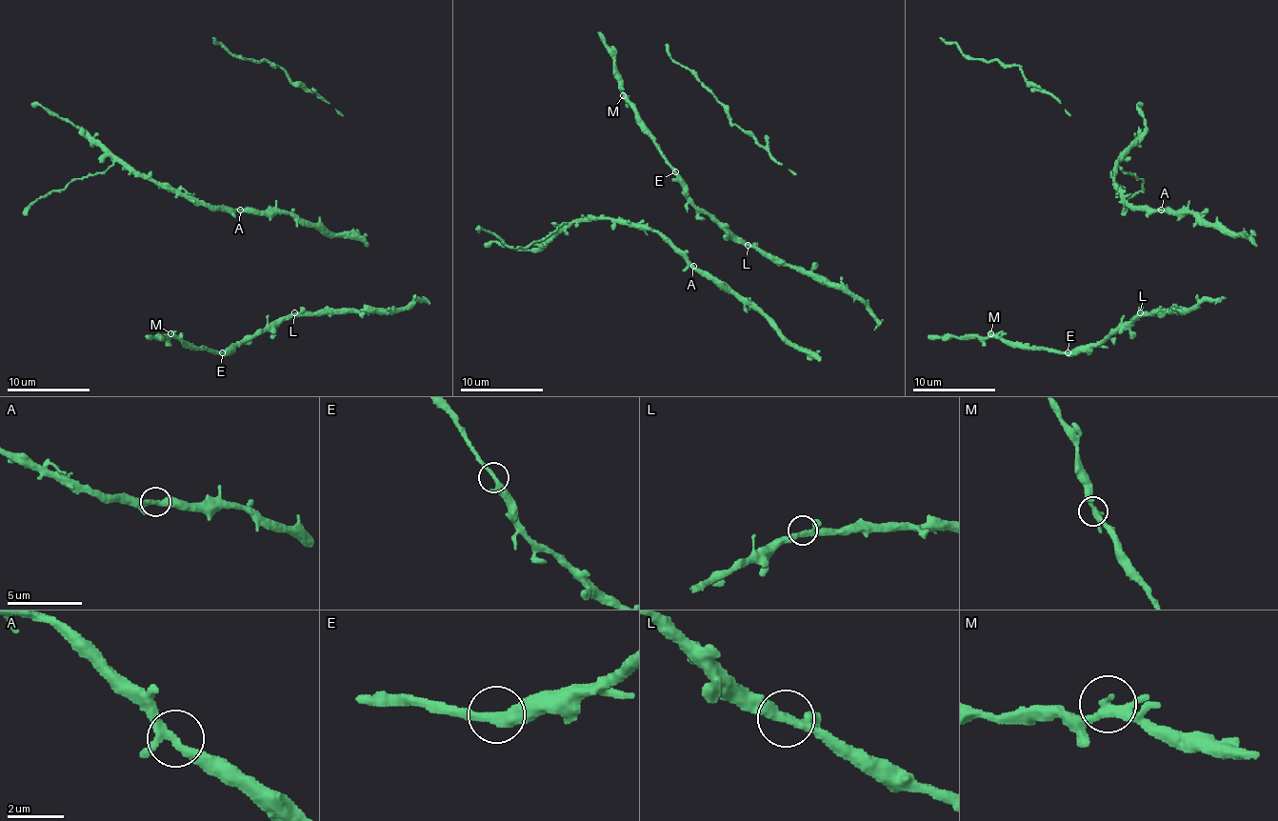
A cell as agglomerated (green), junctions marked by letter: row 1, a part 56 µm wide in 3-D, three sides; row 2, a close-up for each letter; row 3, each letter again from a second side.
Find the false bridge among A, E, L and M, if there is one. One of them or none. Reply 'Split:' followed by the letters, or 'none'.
Split: none

